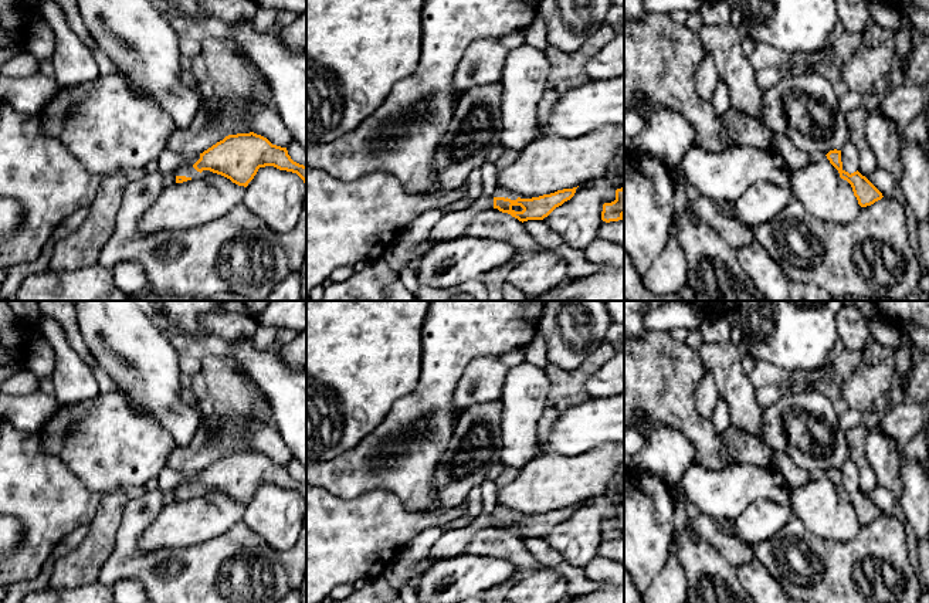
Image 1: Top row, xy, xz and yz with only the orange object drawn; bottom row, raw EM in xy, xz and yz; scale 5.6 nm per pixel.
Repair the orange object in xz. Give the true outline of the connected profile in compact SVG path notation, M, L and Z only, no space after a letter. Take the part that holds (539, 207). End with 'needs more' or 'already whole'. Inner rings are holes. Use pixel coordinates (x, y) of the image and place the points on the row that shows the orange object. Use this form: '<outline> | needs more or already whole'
M496 186L494 193L494 209L508 213L519 221L543 220L556 207L570 200L577 187L557 190L550 194L543 194L532 199L521 199L515 193Z | needs more

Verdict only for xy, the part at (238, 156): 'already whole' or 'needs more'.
needs more

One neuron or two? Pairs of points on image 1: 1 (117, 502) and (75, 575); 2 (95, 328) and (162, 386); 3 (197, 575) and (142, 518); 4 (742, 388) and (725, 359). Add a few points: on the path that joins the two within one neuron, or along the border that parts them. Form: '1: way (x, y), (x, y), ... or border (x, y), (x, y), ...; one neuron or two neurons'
1: way (107, 521), (98, 545), (88, 556); one neuron
2: way (112, 336), (145, 369); one neuron
3: way (172, 582), (152, 576), (131, 554), (131, 544); one neuron
4: way (735, 380), (725, 366); one neuron

